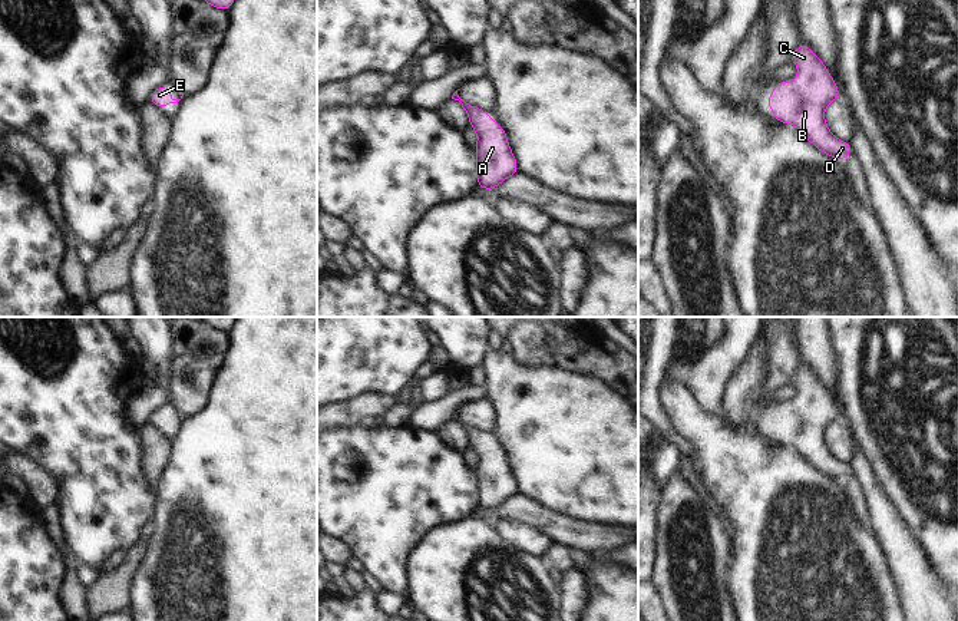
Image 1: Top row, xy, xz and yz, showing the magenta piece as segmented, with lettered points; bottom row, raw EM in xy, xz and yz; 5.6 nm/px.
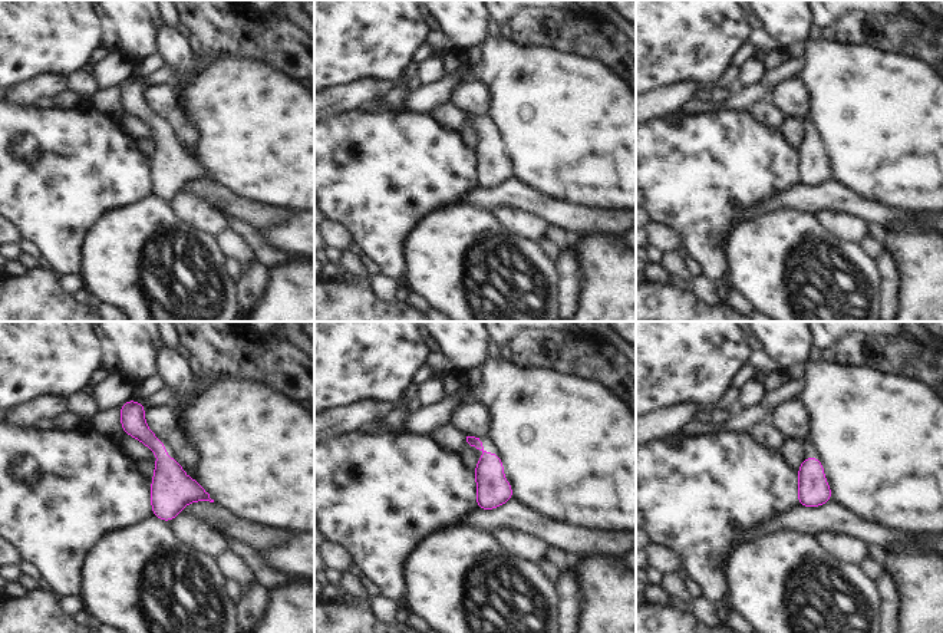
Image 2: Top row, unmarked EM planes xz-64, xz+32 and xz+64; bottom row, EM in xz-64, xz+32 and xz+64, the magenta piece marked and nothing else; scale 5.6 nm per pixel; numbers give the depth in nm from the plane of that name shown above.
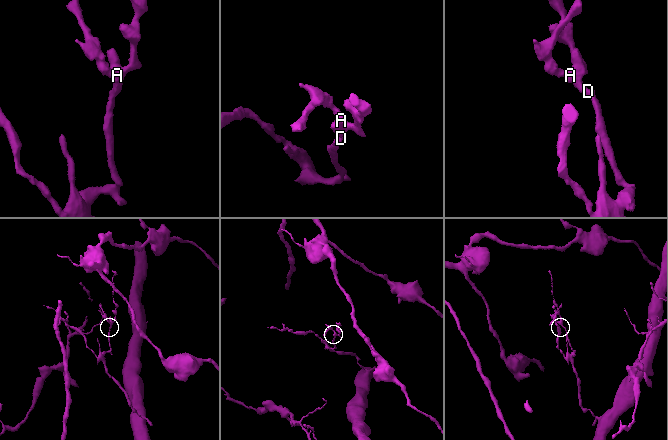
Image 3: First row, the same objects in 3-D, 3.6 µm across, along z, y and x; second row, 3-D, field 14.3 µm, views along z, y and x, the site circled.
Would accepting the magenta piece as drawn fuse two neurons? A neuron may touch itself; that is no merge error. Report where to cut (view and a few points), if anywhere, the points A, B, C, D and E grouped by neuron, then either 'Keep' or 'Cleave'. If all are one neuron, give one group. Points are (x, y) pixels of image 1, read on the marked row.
No split. Groups: A B C D E. Keep

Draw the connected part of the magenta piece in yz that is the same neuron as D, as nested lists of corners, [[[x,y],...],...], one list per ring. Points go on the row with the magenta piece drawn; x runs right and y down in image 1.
[[[800,40],[793,63],[799,67],[796,82],[779,82],[766,99],[777,122],[796,125],[819,151],[846,161],[853,151],[826,126],[823,112],[829,102],[840,98],[838,85],[822,60]]]

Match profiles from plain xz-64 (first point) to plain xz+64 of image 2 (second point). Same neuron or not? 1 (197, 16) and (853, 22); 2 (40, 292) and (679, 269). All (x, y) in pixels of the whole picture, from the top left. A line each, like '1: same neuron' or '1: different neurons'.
1: same neuron
2: different neurons

